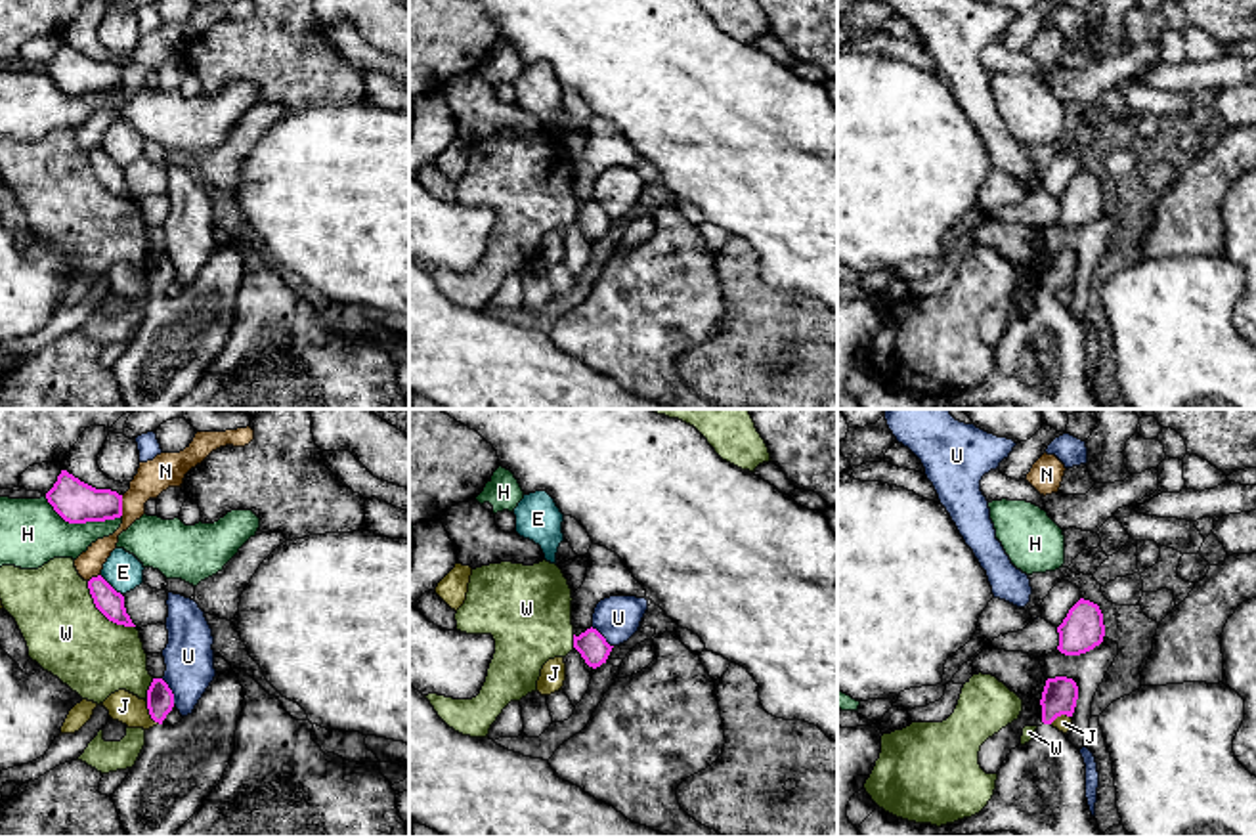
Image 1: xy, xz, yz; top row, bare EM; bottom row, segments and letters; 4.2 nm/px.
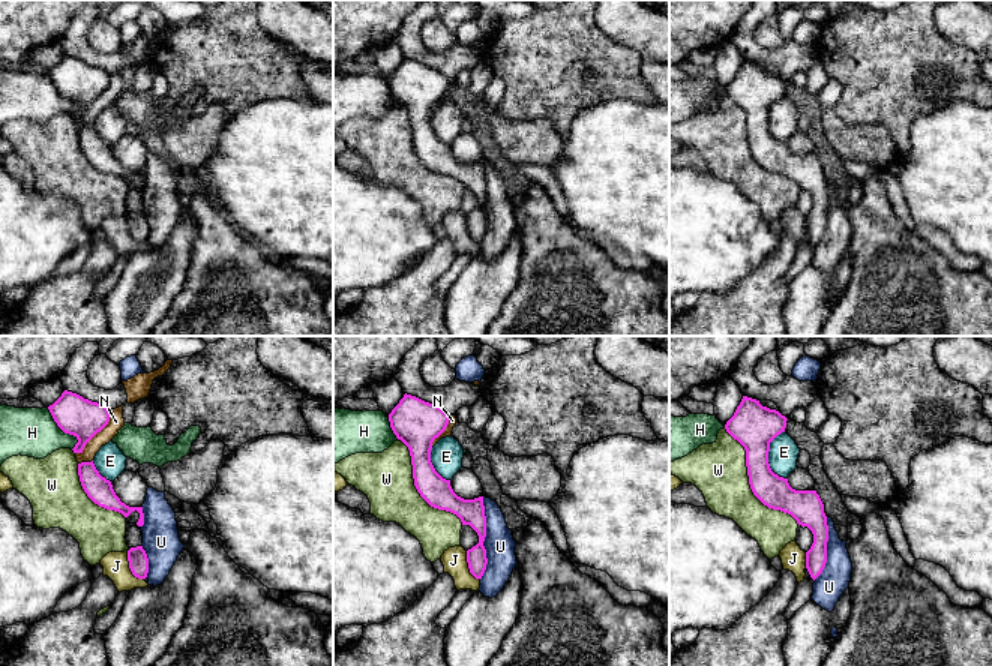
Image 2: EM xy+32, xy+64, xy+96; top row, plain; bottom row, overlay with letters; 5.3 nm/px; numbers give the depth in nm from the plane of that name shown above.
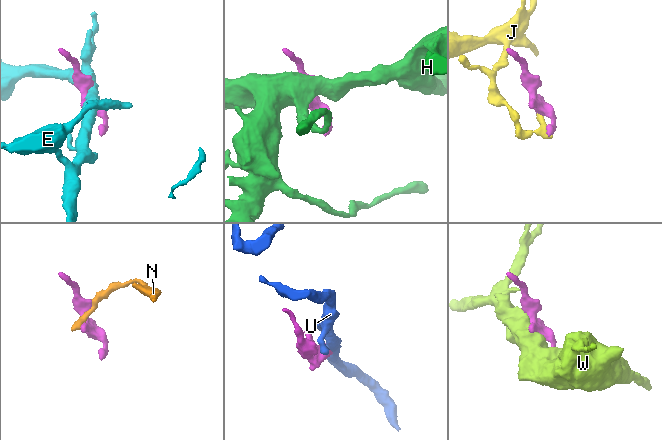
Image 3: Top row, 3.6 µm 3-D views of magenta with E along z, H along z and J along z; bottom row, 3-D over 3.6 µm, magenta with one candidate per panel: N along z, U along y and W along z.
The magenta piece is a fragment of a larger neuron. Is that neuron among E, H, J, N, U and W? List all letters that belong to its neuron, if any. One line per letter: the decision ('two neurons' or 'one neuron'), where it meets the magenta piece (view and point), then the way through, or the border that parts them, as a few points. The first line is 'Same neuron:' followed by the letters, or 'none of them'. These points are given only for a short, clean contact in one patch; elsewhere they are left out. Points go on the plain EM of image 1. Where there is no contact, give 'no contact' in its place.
Same neuron: none of them
E: two neurons | xy (109, 157)
H: two neurons | xy (81, 94)
J: two neurons | xy (150, 285)
N: two neurons | xy (121, 77)
U: two neurons | xy (171, 264) | along xy (161, 251), (171, 262), (174, 276)
W: two neurons | xy (104, 186)

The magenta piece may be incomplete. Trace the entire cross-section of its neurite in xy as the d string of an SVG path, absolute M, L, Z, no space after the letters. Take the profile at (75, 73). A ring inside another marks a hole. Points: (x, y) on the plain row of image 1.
M61 42L46 71L69 96L105 94L122 88L122 67L96 61L67 42Z

